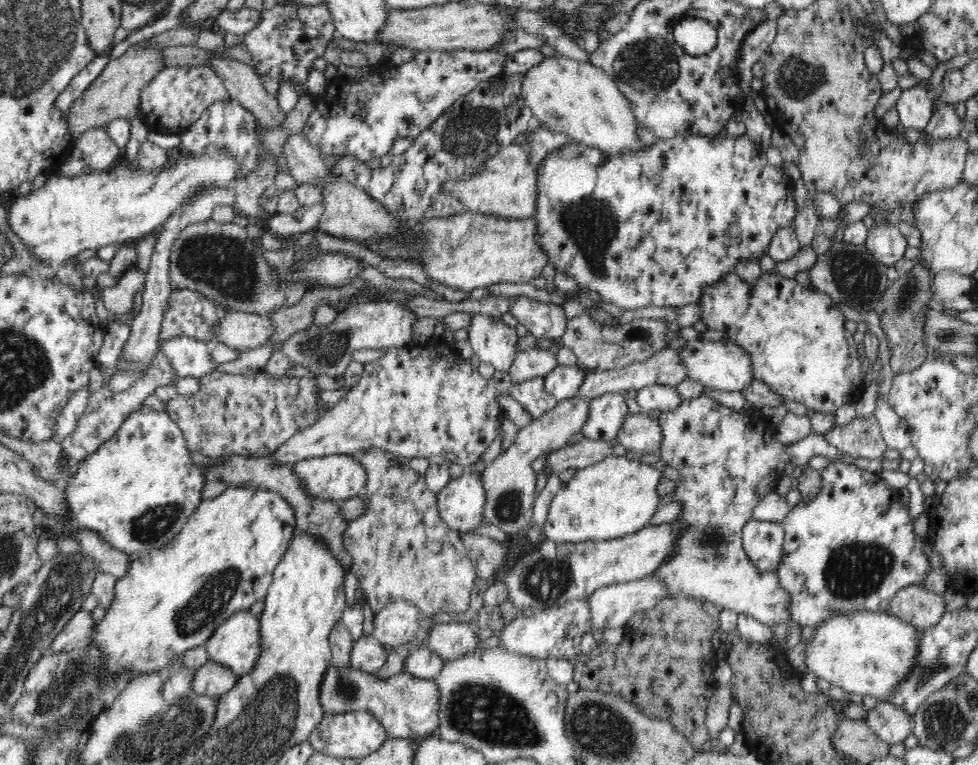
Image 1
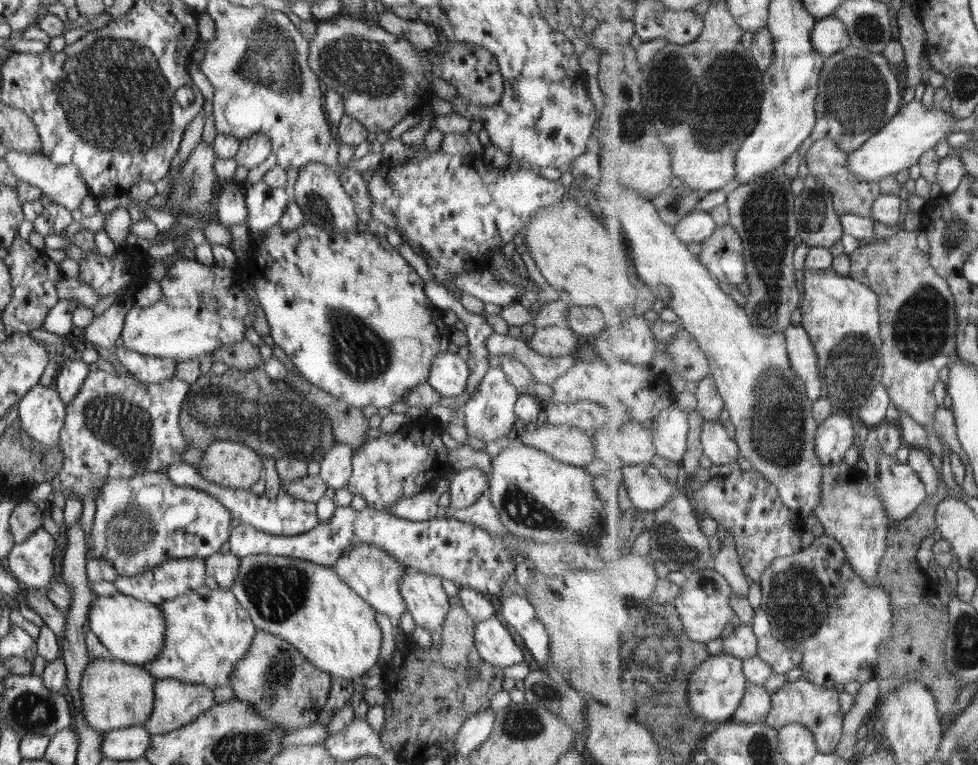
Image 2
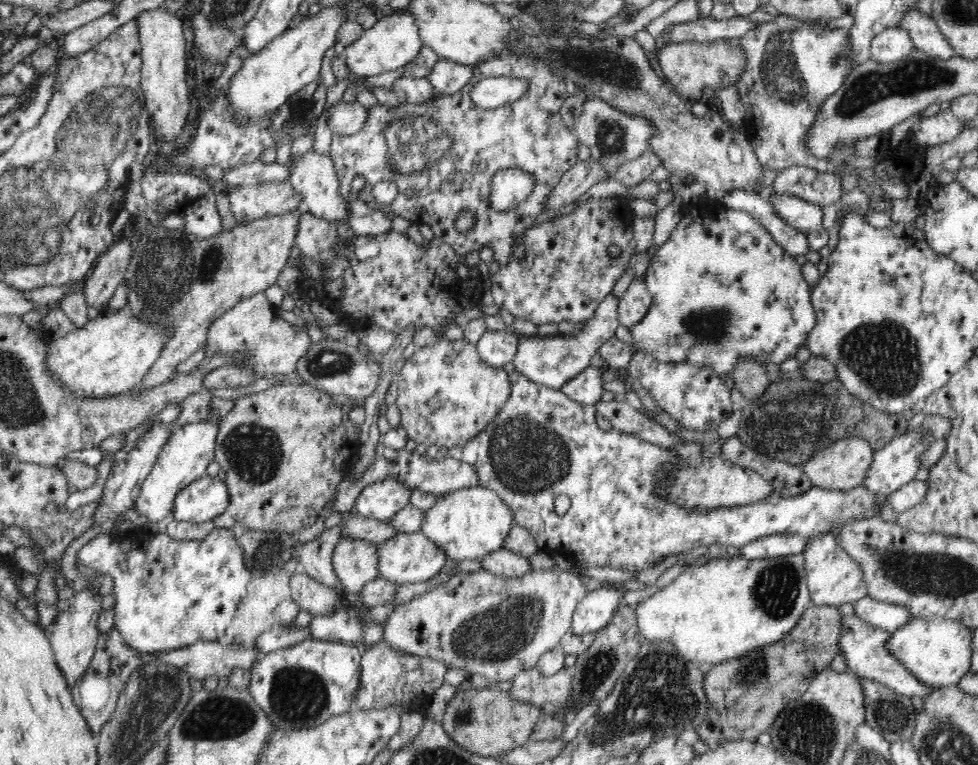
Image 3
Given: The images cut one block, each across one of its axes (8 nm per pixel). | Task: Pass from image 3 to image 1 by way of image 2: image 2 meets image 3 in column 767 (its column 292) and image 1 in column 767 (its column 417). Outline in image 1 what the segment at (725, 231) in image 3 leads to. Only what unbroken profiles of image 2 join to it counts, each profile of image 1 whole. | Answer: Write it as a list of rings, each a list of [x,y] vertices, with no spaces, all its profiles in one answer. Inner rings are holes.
[[[777,269],[770,274],[762,273],[753,283],[748,283],[732,271],[710,285],[697,304],[701,320],[709,330],[724,332],[725,340],[743,348],[749,354],[753,378],[768,385],[782,401],[795,401],[808,409],[833,414],[847,402],[853,402],[854,391],[863,389],[867,383],[861,373],[853,334],[844,327],[844,314],[832,297],[812,284],[802,285],[796,279],[782,276]]]

